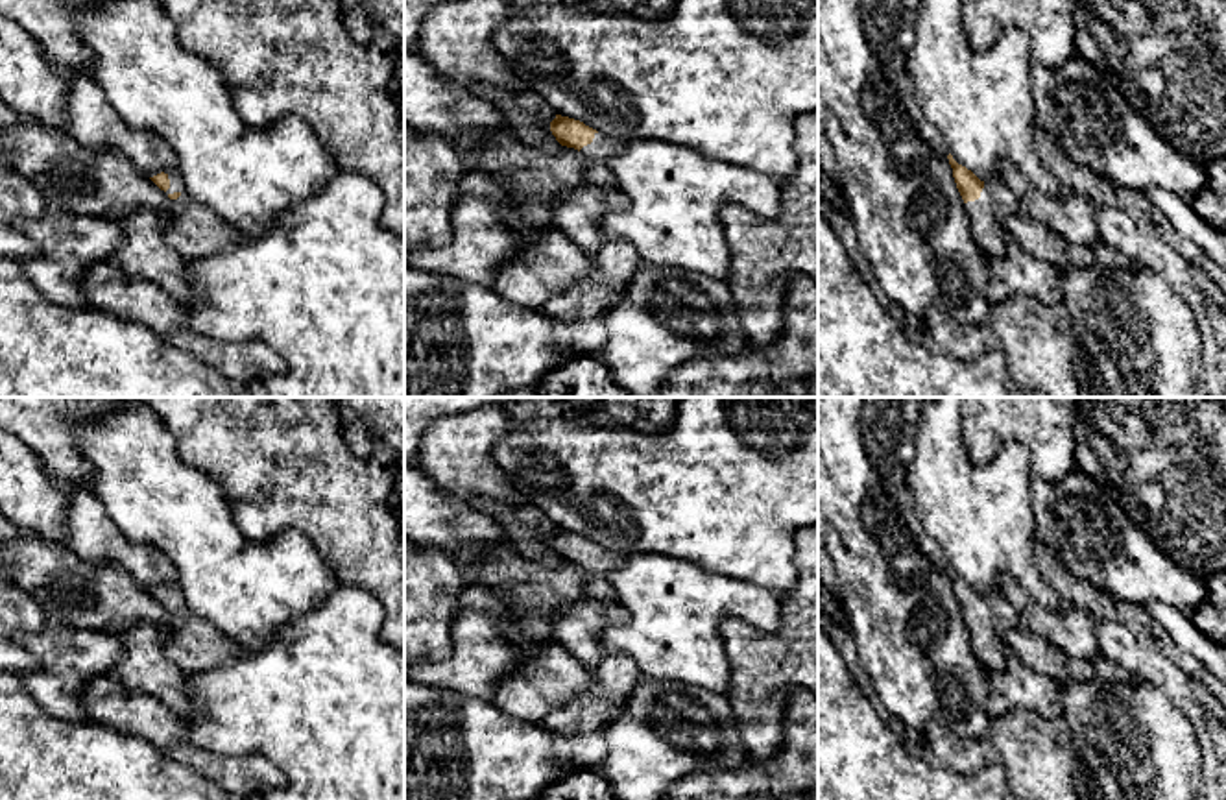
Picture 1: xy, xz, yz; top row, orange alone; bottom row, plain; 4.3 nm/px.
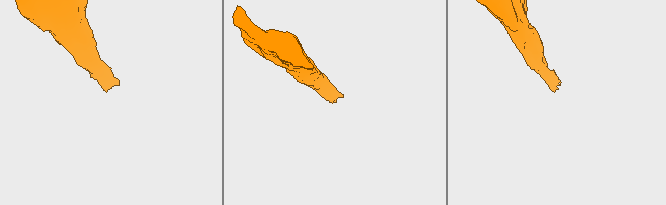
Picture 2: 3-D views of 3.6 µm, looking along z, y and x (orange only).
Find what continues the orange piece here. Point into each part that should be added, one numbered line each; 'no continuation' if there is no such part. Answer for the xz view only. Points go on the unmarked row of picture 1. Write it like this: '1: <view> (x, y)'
1: xz (597, 568)

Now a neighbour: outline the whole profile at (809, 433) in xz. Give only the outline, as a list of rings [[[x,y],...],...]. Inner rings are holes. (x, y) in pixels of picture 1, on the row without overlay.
[[[679,397],[676,423],[663,432],[534,418],[513,425],[493,456],[526,504],[539,508],[556,528],[624,558],[655,552],[777,595],[798,582],[796,534],[818,527],[818,397]]]

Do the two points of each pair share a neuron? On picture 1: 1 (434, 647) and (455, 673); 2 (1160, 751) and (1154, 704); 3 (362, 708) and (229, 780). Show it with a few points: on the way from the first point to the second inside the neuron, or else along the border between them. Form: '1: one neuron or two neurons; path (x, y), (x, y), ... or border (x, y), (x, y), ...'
1: two neurons; border (455, 616), (451, 623), (451, 653), (423, 664)
2: one neuron; path (1156, 739), (1154, 715)
3: two neurons; border (224, 754), (261, 754), (287, 780)

